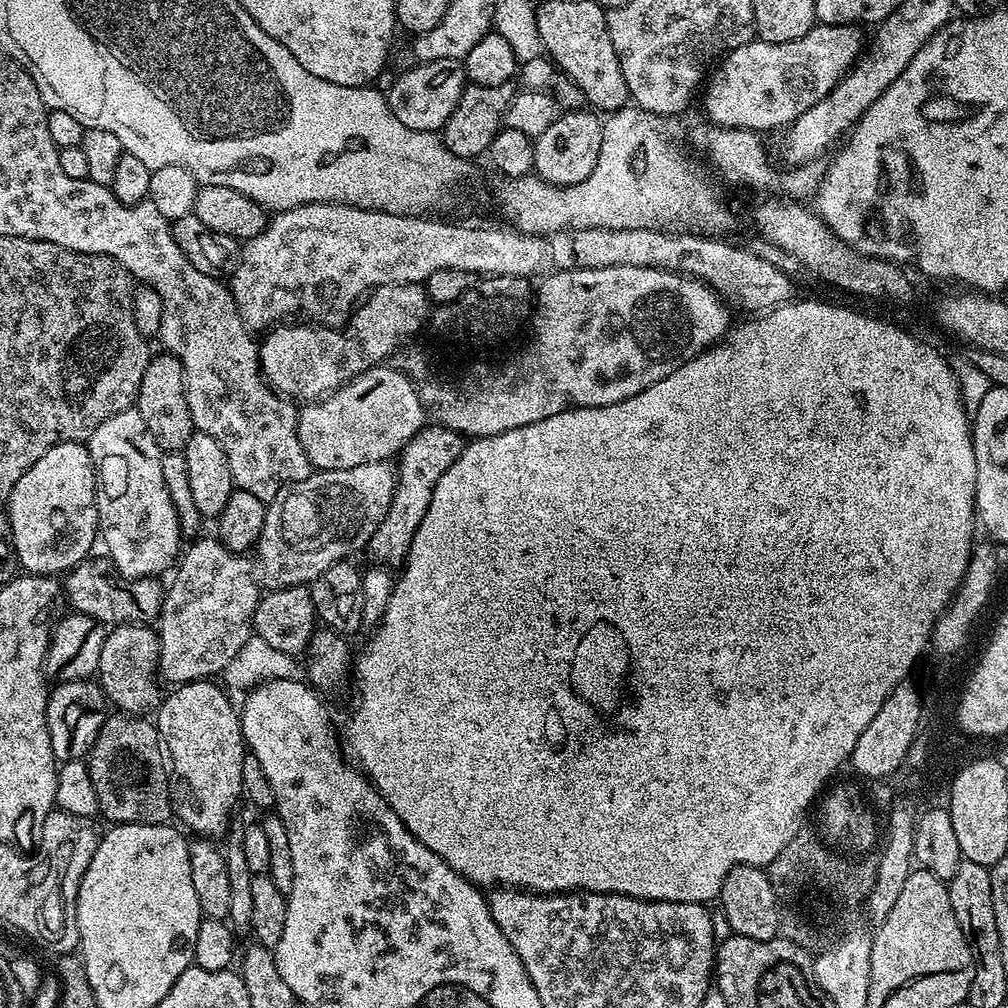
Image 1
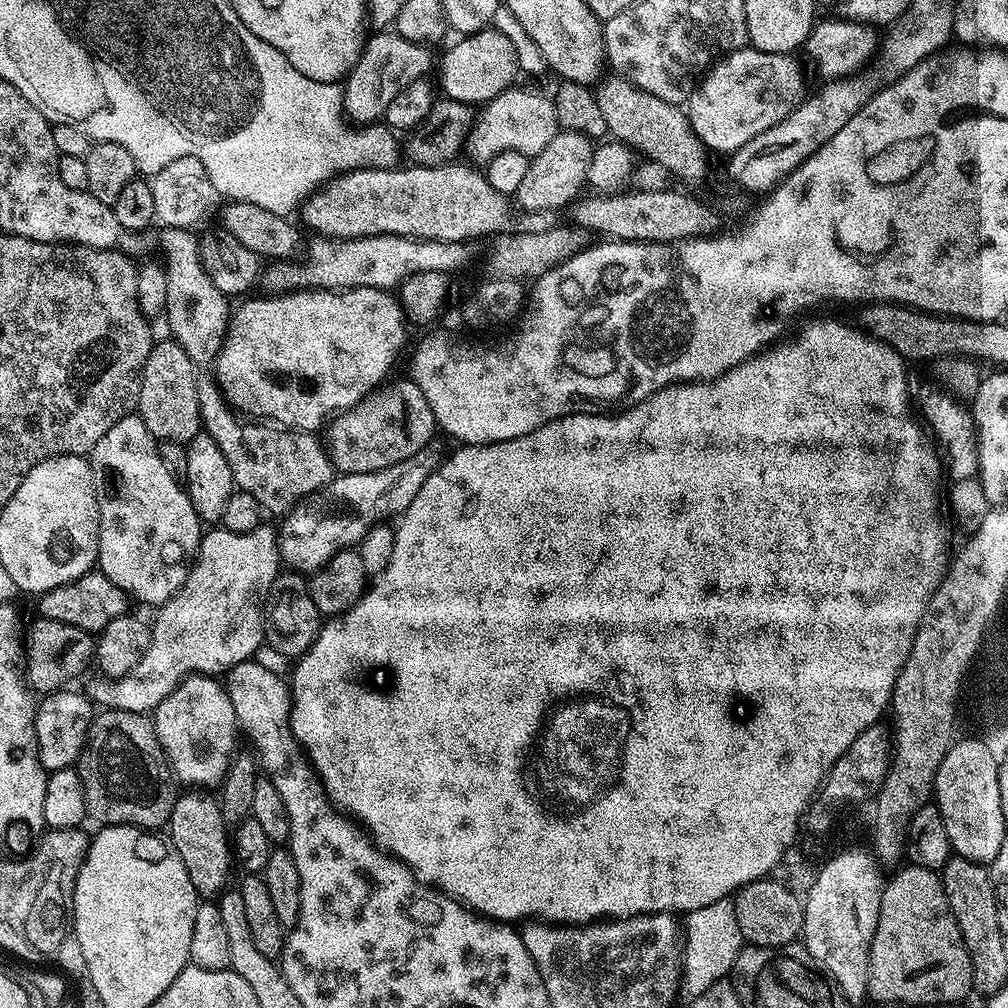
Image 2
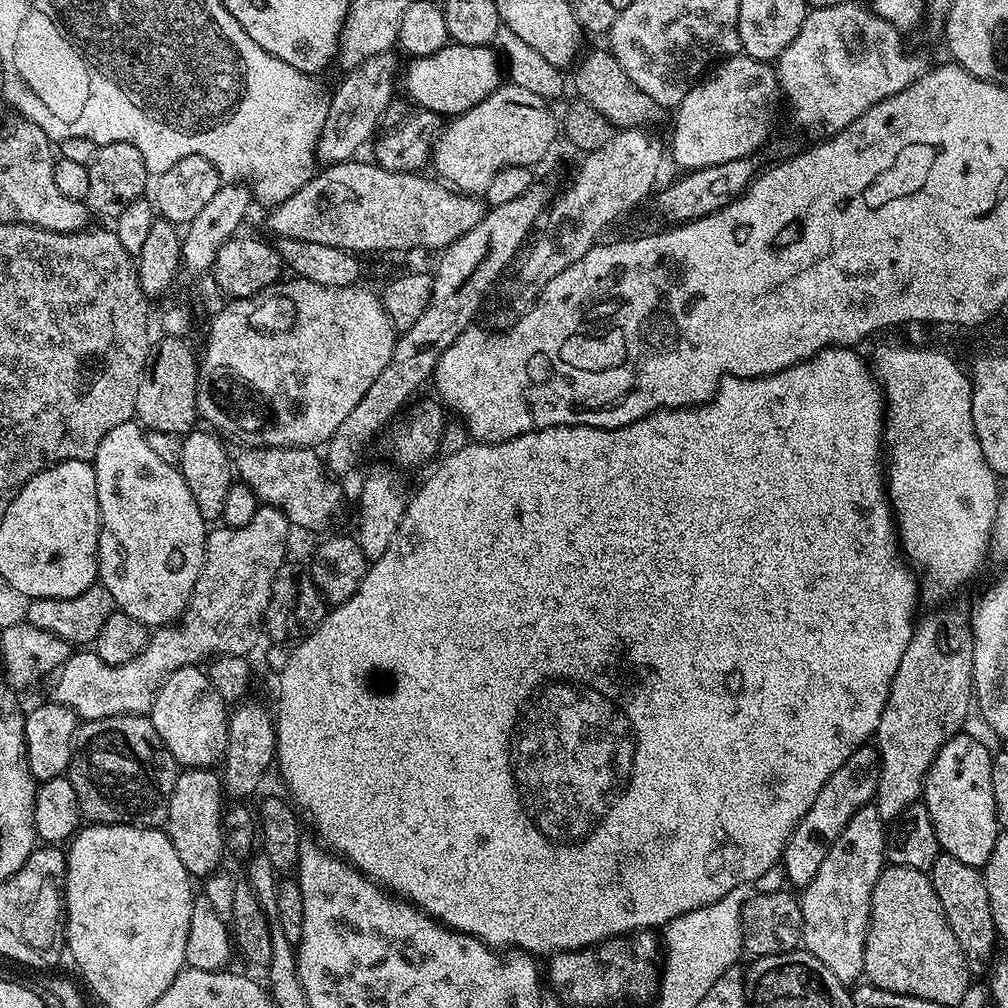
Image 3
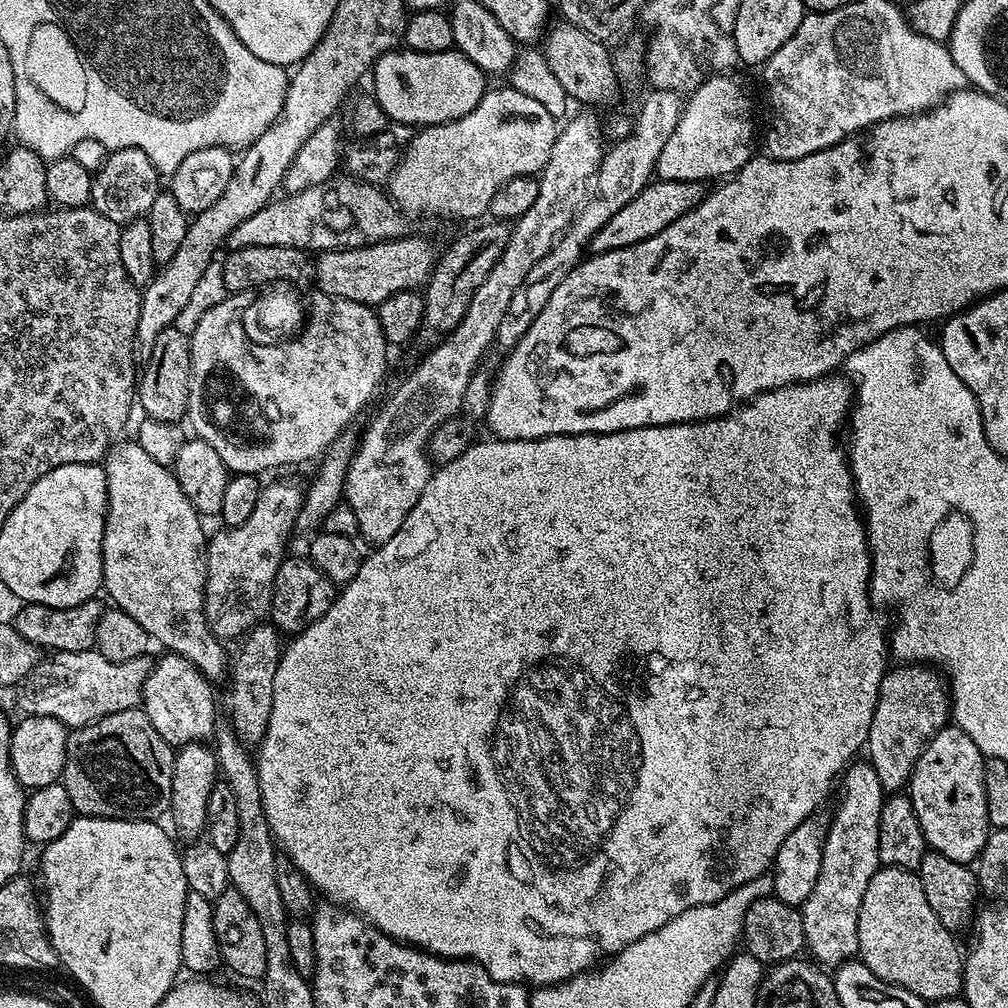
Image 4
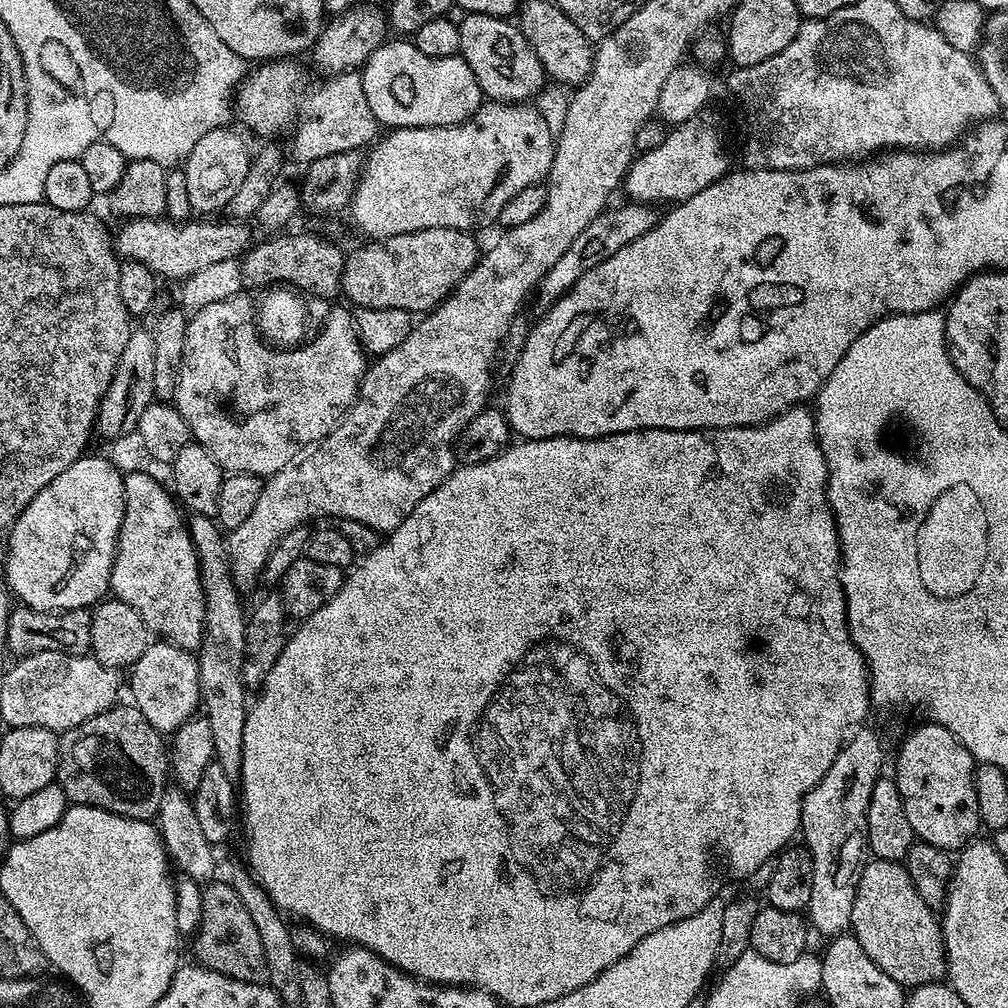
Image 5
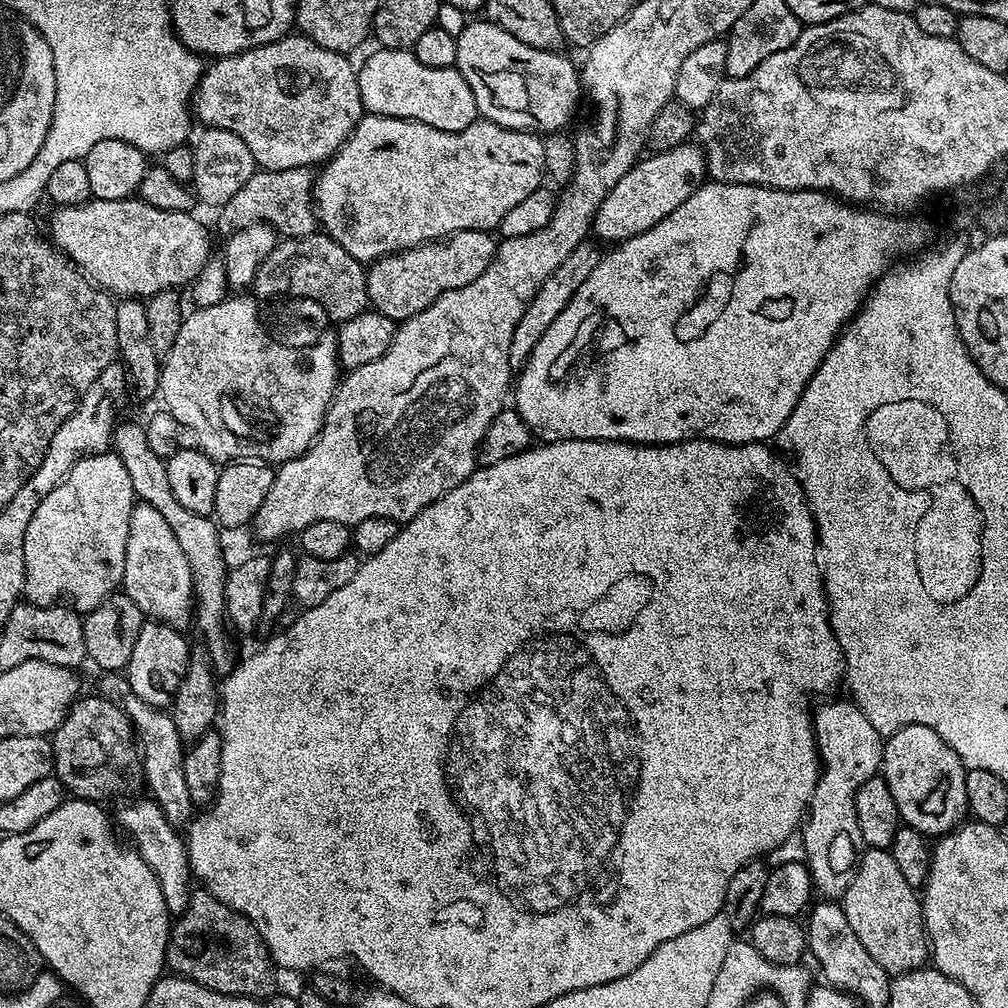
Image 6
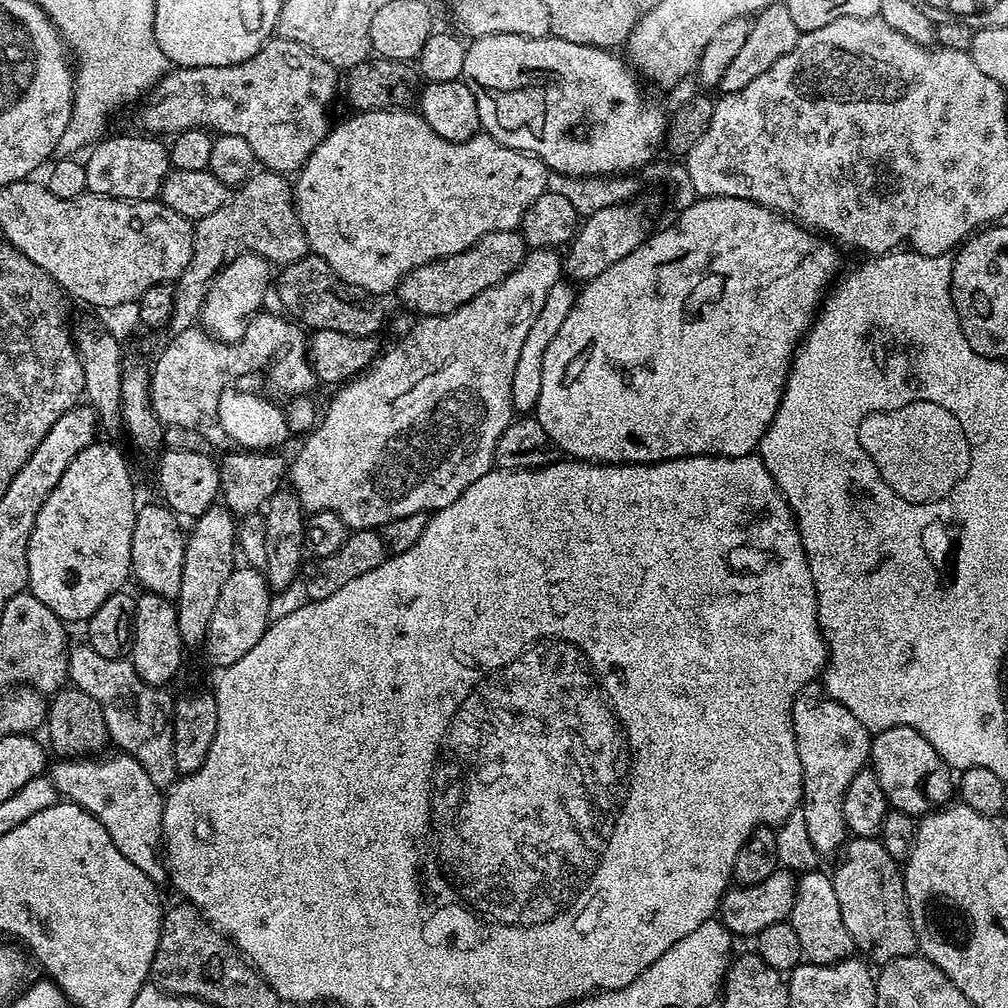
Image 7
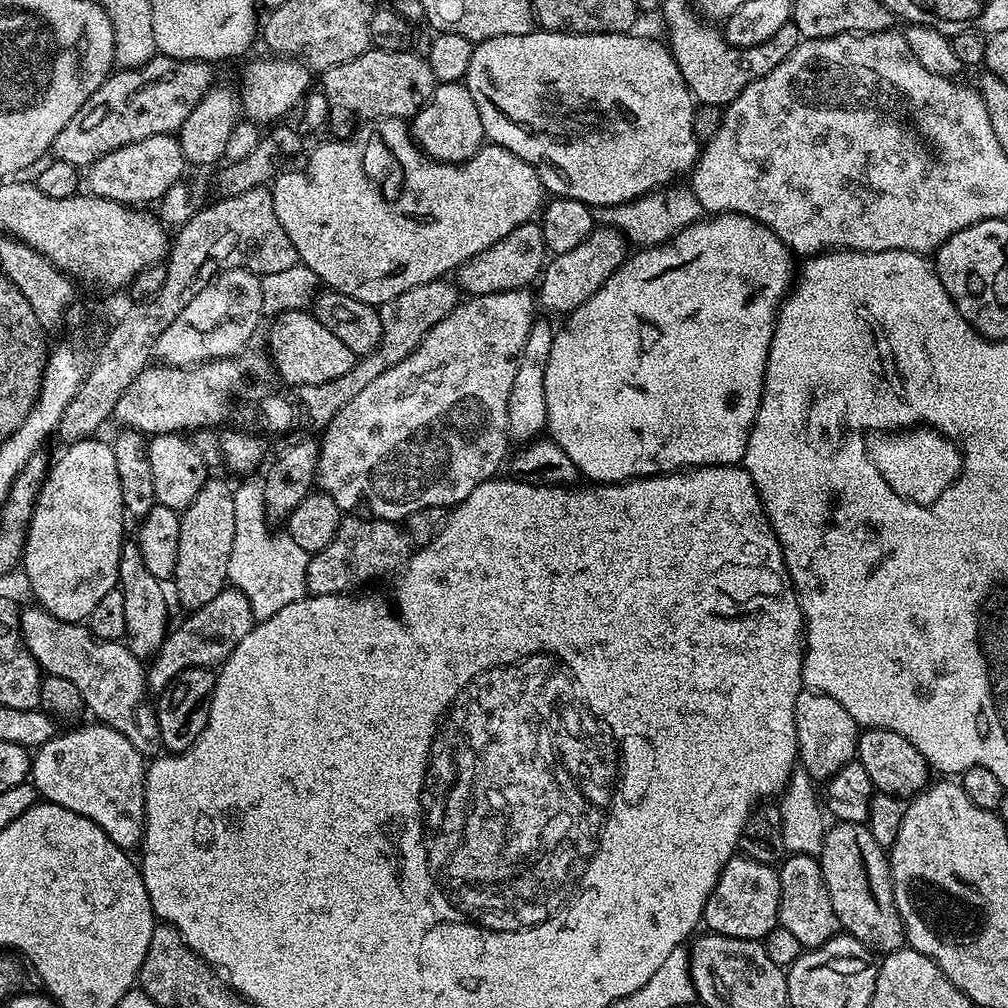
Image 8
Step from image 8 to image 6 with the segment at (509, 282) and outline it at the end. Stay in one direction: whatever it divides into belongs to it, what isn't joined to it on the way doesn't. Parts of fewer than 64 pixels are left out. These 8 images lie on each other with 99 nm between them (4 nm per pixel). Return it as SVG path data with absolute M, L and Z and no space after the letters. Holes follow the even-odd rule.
M475 228L465 232L454 232L447 237L446 242L433 242L419 244L417 248L407 248L405 252L391 252L389 256L383 256L380 260L371 261L368 273L368 298L371 307L377 312L386 314L397 322L409 320L414 314L426 310L442 294L450 290L458 290L458 286L470 286L474 278L478 278L490 266L490 262L496 253L497 237L488 230Z

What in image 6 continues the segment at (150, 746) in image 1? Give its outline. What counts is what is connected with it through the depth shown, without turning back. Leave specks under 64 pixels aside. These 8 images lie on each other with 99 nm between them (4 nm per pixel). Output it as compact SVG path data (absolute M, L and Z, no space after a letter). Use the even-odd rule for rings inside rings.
M99 694L81 695L50 739L54 774L73 797L105 802L111 796L135 797L139 793L136 791L145 787L136 733L115 699Z

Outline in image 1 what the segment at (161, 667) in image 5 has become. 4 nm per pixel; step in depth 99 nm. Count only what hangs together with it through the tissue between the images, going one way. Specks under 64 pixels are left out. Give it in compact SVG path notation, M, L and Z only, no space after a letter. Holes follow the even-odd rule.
M211 679L191 680L188 684L173 687L169 691L172 693L169 696L167 693L161 699L154 716L154 723L170 761L170 772L174 777L171 786L175 819L177 821L180 819L179 823L189 833L196 832L192 834L200 838L223 837L233 823L232 811L235 810L236 803L242 800L242 764L246 759L244 732L240 729L237 705L234 706L228 701L229 693L223 687L220 689L218 685L212 683L216 682Z

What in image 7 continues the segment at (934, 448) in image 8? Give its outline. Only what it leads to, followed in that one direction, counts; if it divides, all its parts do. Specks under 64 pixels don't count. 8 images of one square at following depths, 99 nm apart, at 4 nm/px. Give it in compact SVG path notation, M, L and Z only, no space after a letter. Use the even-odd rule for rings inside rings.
M916 404L892 414L880 414L874 416L866 422L860 424L858 428L858 440L860 446L864 450L864 454L868 456L868 462L874 464L874 468L878 470L880 478L884 480L884 486L890 484L894 490L900 490L904 496L920 500L916 504L922 504L922 500L928 498L928 502L932 502L932 488L908 488L908 472L940 472L940 480L948 480L948 464L956 464L956 478L964 472L966 468L966 444L964 438L956 426L956 422L950 418L950 414L946 414L944 410L940 410L938 406L932 404Z

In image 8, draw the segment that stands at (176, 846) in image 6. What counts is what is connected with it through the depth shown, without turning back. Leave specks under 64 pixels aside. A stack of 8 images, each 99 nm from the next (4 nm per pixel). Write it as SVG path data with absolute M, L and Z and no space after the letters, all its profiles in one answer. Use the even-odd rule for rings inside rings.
M91 722L92 724L84 724L81 728L72 728L69 732L62 731L52 737L40 747L35 749L32 756L32 767L30 769L31 783L36 785L36 791L49 804L61 804L66 810L70 810L74 814L82 814L86 818L90 818L90 822L94 822L113 840L119 848L132 850L132 847L139 845L144 838L144 774L146 771L145 757L136 749L121 732L114 730L109 724L103 722Z

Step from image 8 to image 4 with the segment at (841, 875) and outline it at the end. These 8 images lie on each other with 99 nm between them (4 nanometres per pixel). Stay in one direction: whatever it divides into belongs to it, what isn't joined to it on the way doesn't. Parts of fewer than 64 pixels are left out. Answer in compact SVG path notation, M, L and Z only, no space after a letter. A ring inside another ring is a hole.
M883 866L877 868L874 878L870 878L866 886L866 894L862 894L862 906L858 910L860 963L865 964L880 980L902 990L910 990L910 994L918 994L918 998L925 1002L955 1000L961 995L964 986L964 956L956 940L954 933L942 926L938 914L930 910L930 902L926 902L926 890L922 890L922 882L916 872Z

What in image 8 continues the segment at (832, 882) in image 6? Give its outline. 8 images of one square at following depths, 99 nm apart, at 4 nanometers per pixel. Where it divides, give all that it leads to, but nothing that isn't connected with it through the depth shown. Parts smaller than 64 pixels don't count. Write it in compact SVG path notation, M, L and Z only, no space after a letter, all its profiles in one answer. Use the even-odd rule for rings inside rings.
M801 690L794 706L796 723L796 747L798 760L813 781L827 782L842 766L857 759L856 742L858 725L856 719L834 698L824 692Z

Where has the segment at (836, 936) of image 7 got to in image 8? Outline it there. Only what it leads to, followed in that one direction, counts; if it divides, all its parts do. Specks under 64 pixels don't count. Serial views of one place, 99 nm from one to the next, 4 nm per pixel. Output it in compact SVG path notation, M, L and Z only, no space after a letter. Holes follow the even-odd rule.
M789 855L783 863L779 865L780 873L780 923L779 927L790 930L794 938L798 938L801 949L811 950L822 948L824 944L841 931L838 914L834 914L834 902L830 902L830 894L826 890L824 875L820 869L820 862L816 856Z

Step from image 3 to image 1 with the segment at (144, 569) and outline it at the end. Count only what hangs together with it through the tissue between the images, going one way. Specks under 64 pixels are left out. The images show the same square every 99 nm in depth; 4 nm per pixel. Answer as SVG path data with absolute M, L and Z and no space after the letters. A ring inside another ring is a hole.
M135 407L114 414L114 418L106 418L98 430L86 442L88 453L92 456L92 465L96 468L96 504L100 515L100 531L102 544L108 547L107 559L130 580L140 580L143 576L159 577L177 563L182 552L182 531L180 516L176 512L174 502L167 492L166 482L162 476L162 450L154 442L150 430L146 430L146 422L142 422L142 414Z

